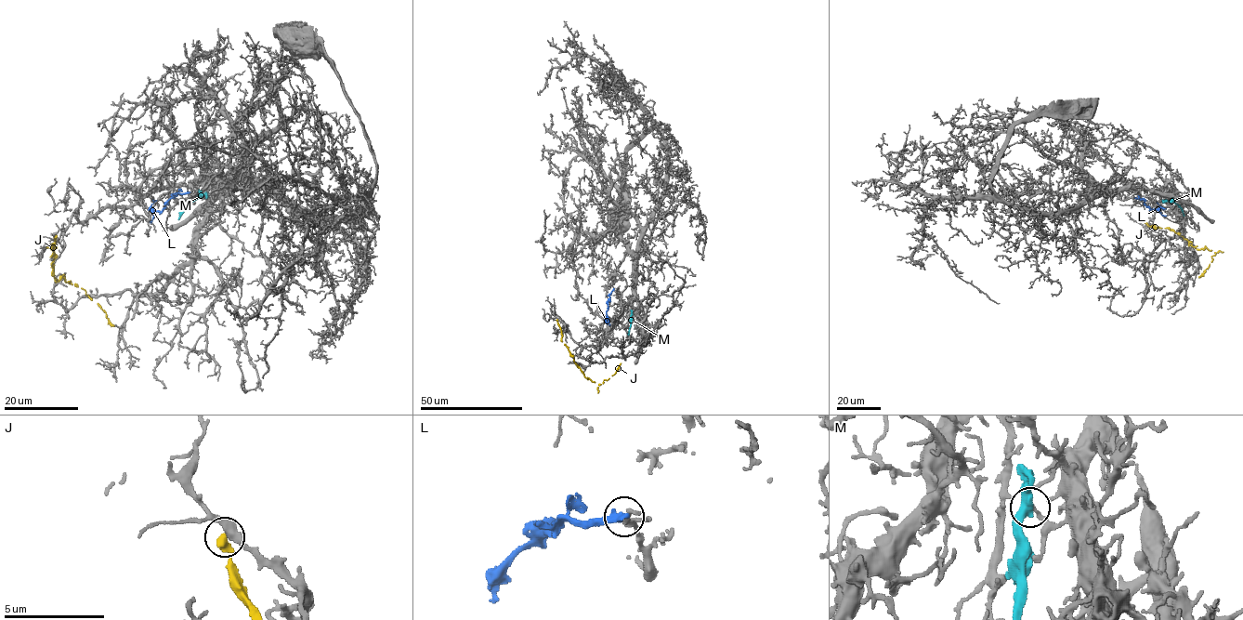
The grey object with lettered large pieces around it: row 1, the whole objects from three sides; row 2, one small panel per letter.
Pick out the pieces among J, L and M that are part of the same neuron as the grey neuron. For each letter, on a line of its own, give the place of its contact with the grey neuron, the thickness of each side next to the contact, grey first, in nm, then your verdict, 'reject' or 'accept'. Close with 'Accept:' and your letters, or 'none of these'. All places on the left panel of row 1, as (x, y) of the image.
J: contact (56, 237); calibres 400 and 460 nm; reject
L: contact (189, 192); calibres 280 and 400 nm; reject
M: contact (205, 194); calibres 200 and 480 nm; reject
Accept: none of these

